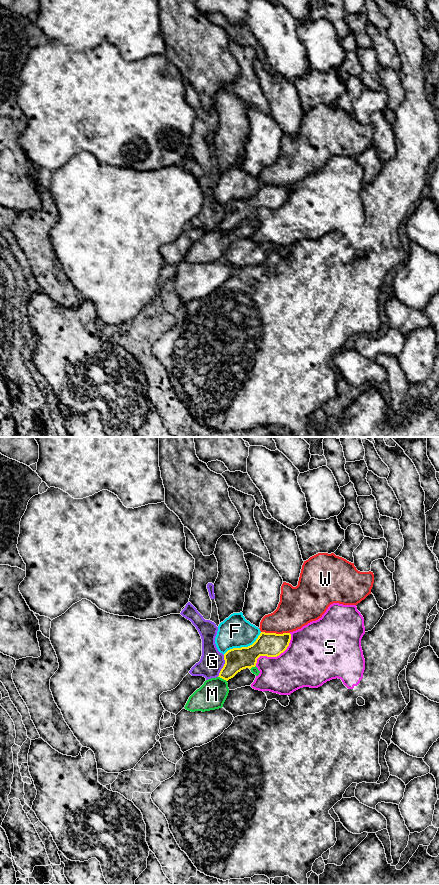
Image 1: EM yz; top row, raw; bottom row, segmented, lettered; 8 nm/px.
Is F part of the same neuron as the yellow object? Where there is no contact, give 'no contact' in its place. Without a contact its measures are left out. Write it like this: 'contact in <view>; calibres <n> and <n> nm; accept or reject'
contact in yz; calibres 190 and 260 nm; reject

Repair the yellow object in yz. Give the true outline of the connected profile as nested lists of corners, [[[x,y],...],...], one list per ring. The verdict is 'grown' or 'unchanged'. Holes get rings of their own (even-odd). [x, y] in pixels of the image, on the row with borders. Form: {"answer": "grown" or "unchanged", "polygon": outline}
{"answer": "unchanged", "polygon": [[[261,632],[252,645],[233,648],[224,654],[225,664],[218,677],[228,681],[241,670],[255,667],[257,659],[260,656],[279,656],[287,649],[290,640],[290,633],[276,634]]]}

